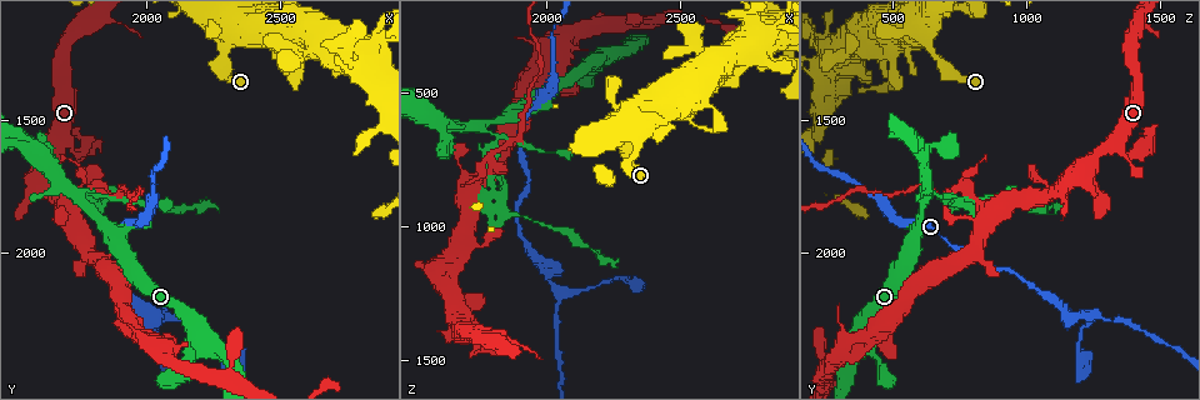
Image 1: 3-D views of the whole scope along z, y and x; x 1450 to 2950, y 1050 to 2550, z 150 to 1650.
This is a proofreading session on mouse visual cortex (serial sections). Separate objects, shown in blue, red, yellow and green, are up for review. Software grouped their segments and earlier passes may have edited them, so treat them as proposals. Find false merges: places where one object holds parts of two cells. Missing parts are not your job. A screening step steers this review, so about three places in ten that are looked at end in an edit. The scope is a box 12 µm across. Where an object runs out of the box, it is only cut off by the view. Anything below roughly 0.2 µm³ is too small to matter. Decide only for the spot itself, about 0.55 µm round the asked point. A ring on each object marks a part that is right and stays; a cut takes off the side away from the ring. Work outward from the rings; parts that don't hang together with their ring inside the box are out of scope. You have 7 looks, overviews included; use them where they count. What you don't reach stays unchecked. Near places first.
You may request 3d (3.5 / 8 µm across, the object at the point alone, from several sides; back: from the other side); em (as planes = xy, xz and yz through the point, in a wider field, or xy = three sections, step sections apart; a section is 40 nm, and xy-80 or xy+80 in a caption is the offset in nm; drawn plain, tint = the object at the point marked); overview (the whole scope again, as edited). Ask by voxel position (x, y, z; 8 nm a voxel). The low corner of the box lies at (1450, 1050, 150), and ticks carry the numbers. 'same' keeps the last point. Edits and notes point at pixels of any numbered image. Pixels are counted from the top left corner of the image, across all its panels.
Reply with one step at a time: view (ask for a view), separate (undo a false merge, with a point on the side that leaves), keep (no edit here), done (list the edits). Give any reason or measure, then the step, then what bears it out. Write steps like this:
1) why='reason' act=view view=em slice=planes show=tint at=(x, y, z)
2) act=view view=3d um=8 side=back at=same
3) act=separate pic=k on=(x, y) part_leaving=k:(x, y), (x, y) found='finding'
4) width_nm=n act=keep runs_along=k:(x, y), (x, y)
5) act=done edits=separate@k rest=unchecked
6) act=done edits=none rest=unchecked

why='a narrow waist' act=view view=3d um=3.5 at=(2880, 1160, 260)

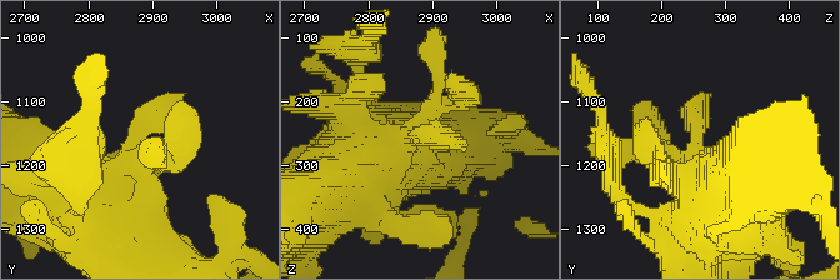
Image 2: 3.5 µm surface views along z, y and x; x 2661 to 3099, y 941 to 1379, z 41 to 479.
act=view view=em slice=xy step=1 show=tint at=(2865, 1155, 255)

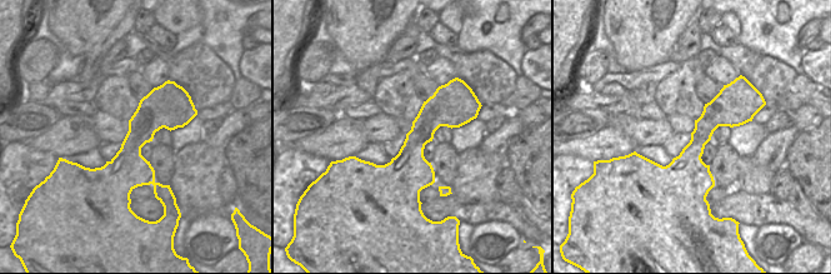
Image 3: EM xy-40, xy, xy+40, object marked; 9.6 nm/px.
arm_widths_nm=200,200,250,800 act=keep found='continuous, no second cell'

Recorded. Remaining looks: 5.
why='thin neck' act=view view=3d um=3.5 at=(1740, 1630, 1360)

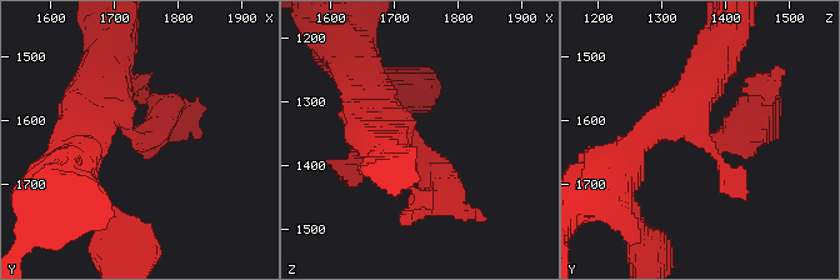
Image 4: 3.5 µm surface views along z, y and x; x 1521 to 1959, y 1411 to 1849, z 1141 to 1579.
act=view view=em slice=planes show=plain at=(1740, 1630, 1360)

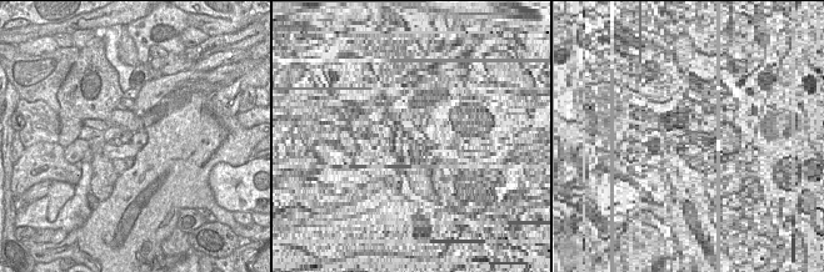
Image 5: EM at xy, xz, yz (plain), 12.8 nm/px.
act=view view=em slice=planes show=tint at=same

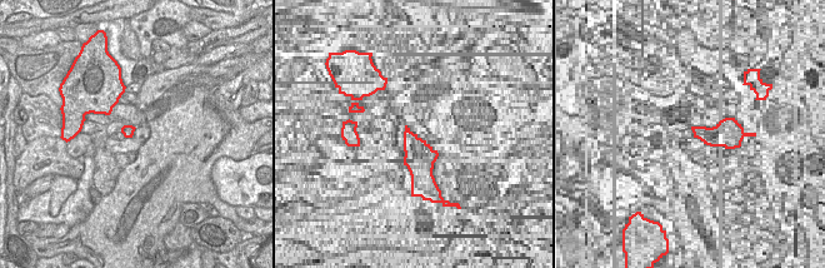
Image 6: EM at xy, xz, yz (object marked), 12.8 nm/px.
width_nm=160 act=separate pic=4 on=(164, 116) part_leaving=4:(133, 135), (159, 120), (133, 85) found='two cells meet here'

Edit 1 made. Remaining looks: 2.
why='thin neck' act=view view=3d um=3.5 at=(2050, 2240, 1250)

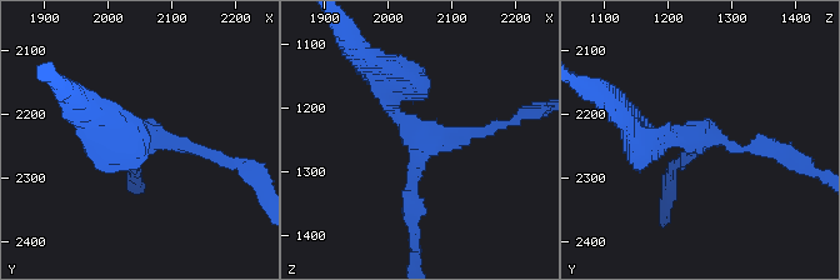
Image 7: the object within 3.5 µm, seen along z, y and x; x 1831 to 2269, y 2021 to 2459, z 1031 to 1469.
arms=3 arm_widths_nm=200,200,300 why='need the tissue' act=view view=em slice=xy step=3 show=tint at=(2050, 2235, 1245)

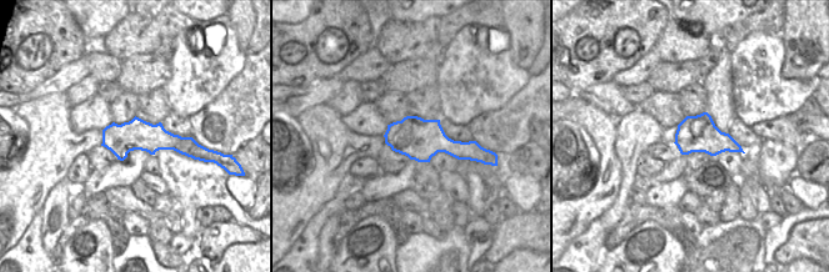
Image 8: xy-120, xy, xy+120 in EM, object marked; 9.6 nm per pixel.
act=keep runs_along=7:(375, 74), (418, 138), (494, 129) found='one cell here'

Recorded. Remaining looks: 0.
act=done edits=separate@4 rest=unchecked

